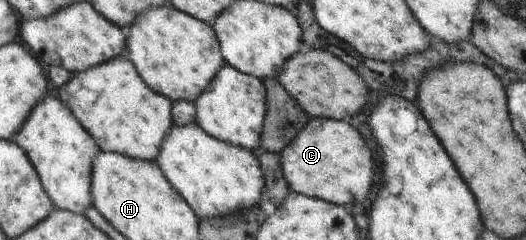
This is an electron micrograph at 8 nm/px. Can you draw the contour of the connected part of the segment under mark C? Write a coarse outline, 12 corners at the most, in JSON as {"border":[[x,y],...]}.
{"border":[[310,117],[278,153],[289,188],[338,206],[369,194],[373,156]]}

